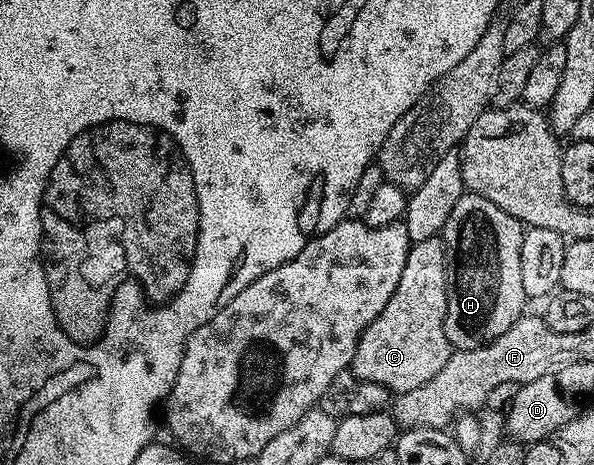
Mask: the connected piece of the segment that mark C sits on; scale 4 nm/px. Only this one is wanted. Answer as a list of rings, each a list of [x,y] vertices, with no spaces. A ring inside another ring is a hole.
[[[441,235],[432,238],[424,238],[424,242],[416,242],[410,245],[410,253],[404,262],[404,270],[400,273],[400,282],[396,282],[396,290],[392,290],[392,298],[388,298],[388,306],[384,306],[384,310],[380,310],[380,314],[376,317],[367,328],[362,332],[362,337],[358,339],[358,345],[354,351],[354,357],[350,363],[349,371],[356,374],[356,378],[360,378],[364,382],[376,382],[380,386],[384,386],[391,394],[401,394],[408,390],[416,390],[416,386],[424,386],[424,382],[428,382],[428,378],[432,378],[437,374],[444,362],[448,362],[451,354],[450,343],[446,337],[444,330],[444,318],[446,317],[446,251],[442,245]]]

